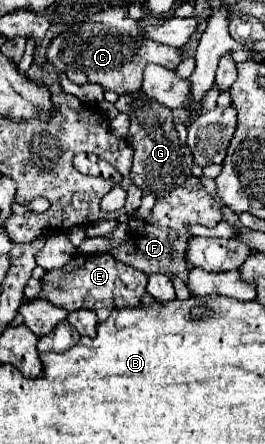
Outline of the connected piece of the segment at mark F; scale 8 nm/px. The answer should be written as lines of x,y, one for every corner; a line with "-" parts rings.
190,177
182,187
172,189
166,197
158,197
144,225
138,231
136,229
130,231
130,241
118,249
110,249
110,255
126,265
132,265
134,269
144,271
146,275
164,273
164,275
170,275
170,279
180,277
186,283
186,277
194,267
186,261
186,247
192,237
188,227
190,225
216,227
222,219
220,209
222,209
220,201
202,187
200,179

